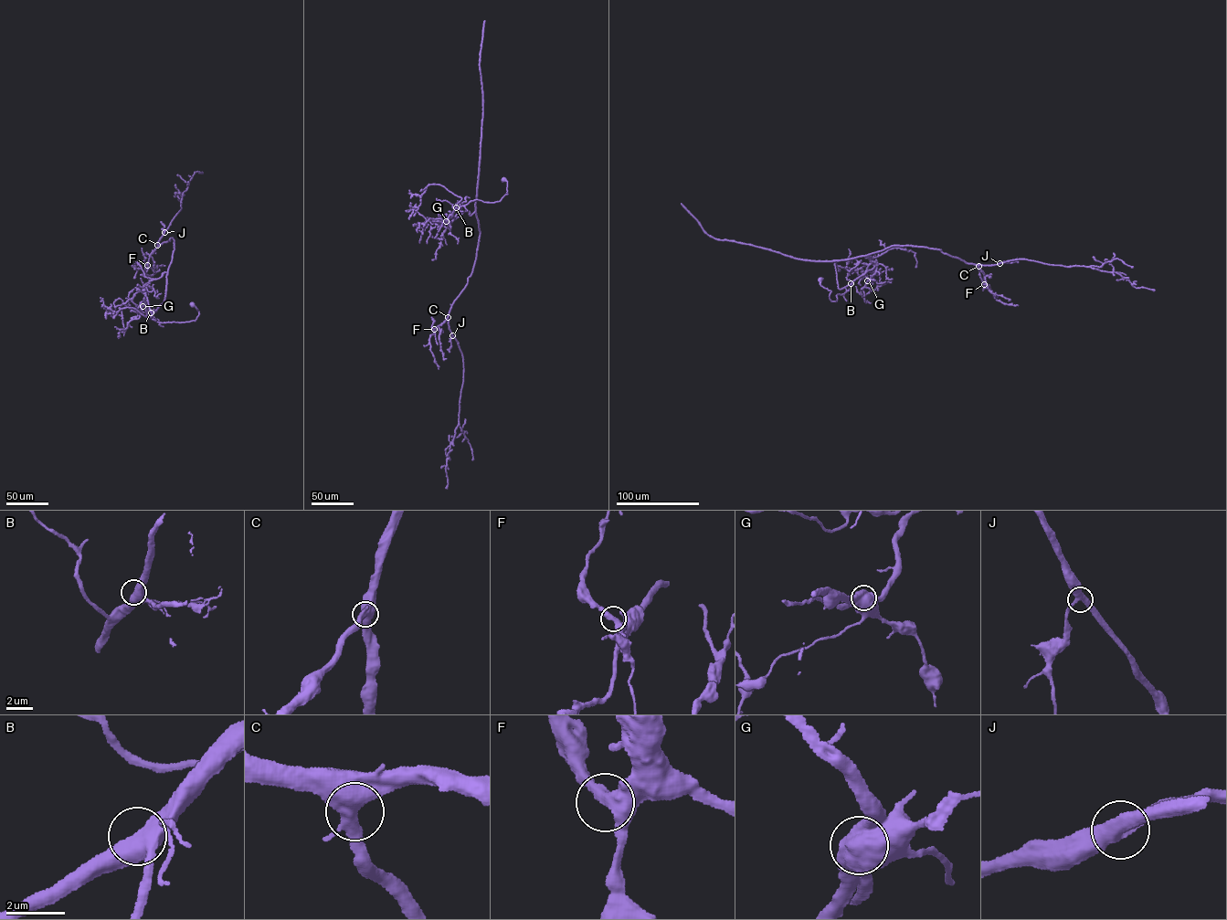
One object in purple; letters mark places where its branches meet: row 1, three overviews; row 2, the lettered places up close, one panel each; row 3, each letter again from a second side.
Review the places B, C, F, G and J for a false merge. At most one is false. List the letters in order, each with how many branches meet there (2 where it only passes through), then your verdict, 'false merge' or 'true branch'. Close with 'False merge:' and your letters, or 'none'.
B: 3 | true branch
C: 3 | true branch
F: 2 | true branch
G: 2 | false merge
J: 3 | true branch
False merge: G

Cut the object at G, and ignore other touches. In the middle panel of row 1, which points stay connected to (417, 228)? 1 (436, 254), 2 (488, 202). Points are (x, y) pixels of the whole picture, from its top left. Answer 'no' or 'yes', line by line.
1: no
2: yes

